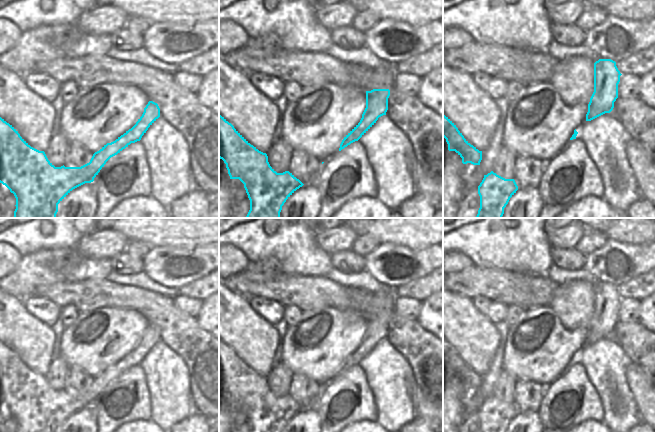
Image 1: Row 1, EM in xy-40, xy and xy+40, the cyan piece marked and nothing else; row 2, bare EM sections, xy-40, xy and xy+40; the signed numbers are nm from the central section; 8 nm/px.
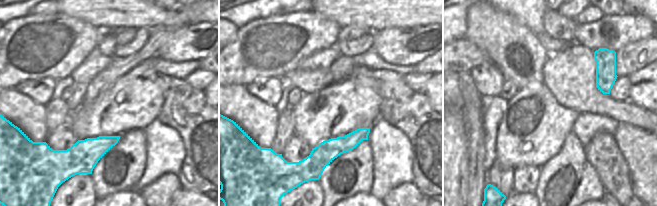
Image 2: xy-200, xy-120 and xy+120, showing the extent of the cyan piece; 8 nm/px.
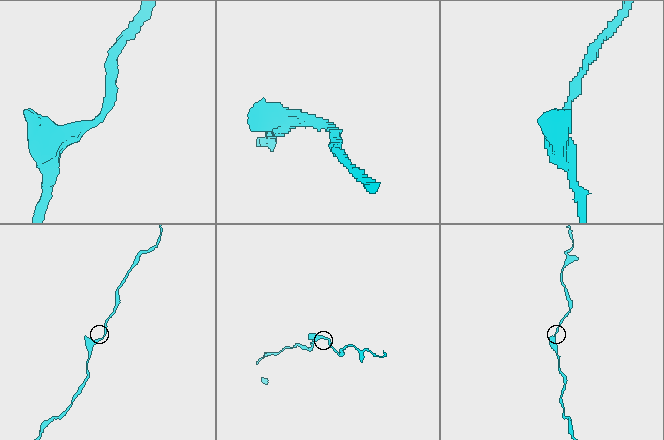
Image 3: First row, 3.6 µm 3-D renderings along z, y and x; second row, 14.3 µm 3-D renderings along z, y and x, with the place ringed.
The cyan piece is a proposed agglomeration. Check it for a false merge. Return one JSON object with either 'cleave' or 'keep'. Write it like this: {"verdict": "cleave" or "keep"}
{"verdict": "keep"}

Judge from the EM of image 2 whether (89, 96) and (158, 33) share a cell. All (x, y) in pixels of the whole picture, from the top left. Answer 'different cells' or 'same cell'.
same cell

